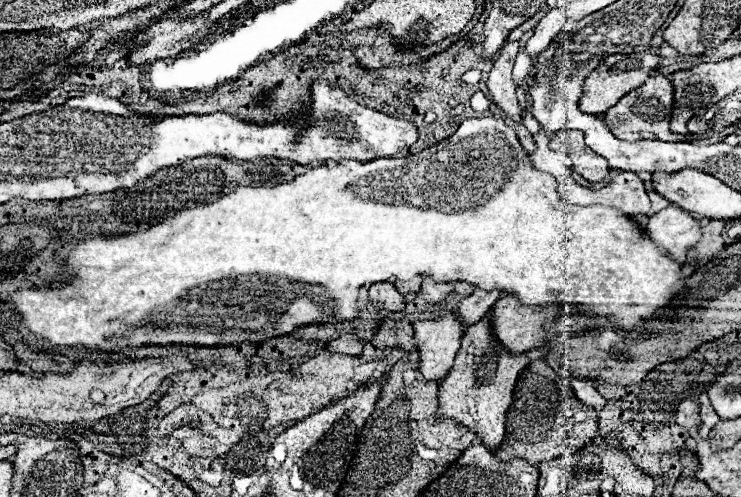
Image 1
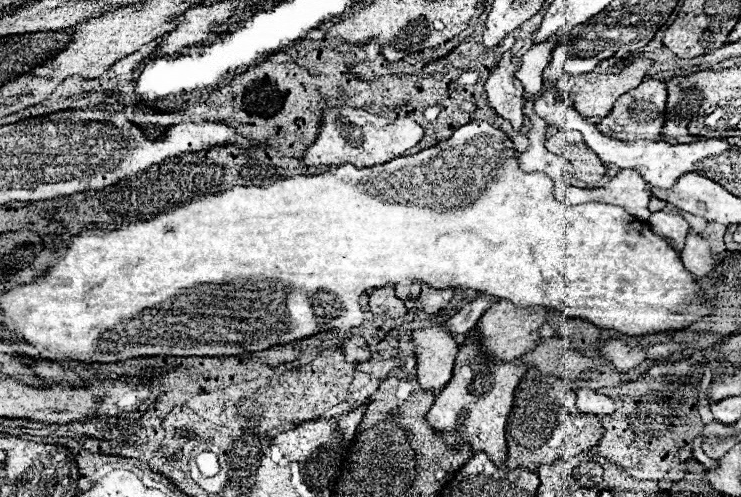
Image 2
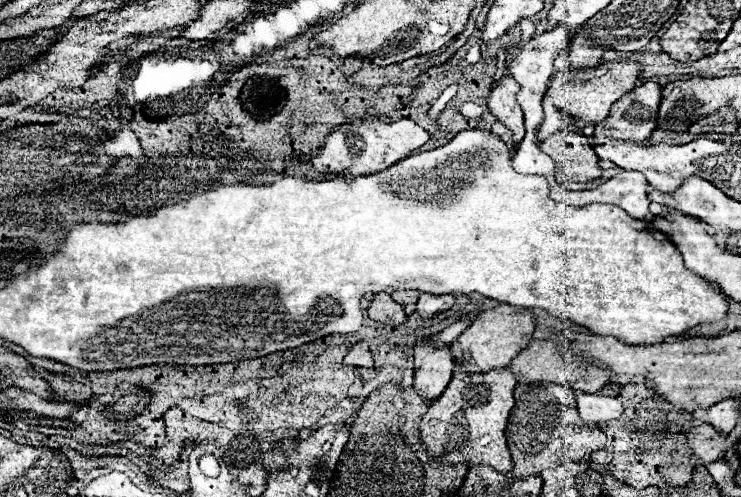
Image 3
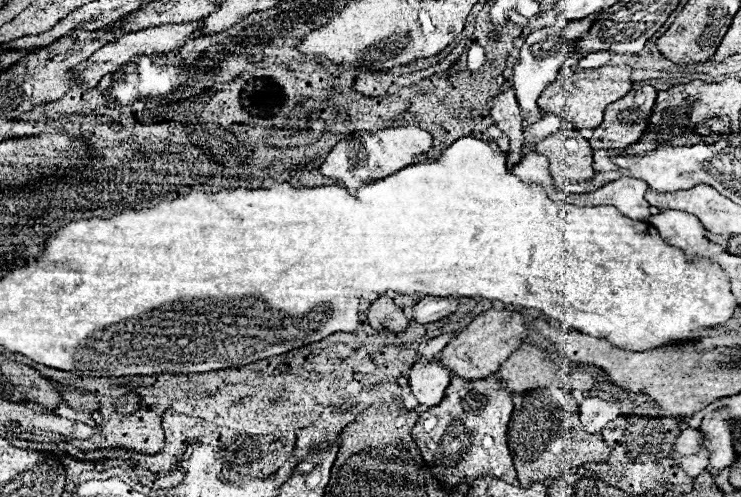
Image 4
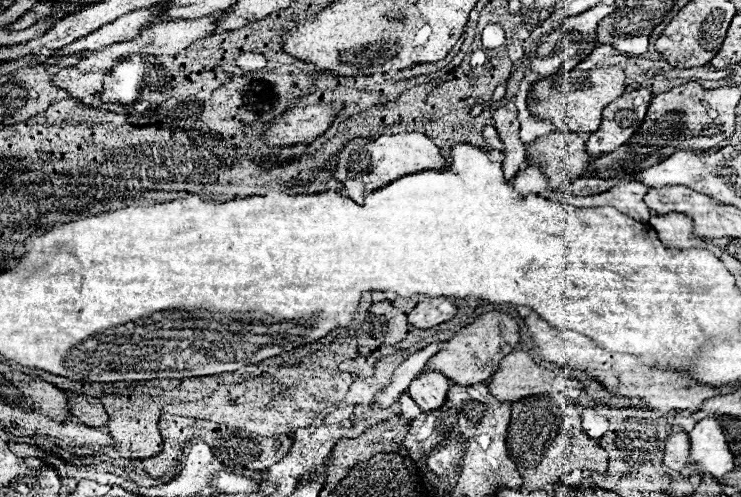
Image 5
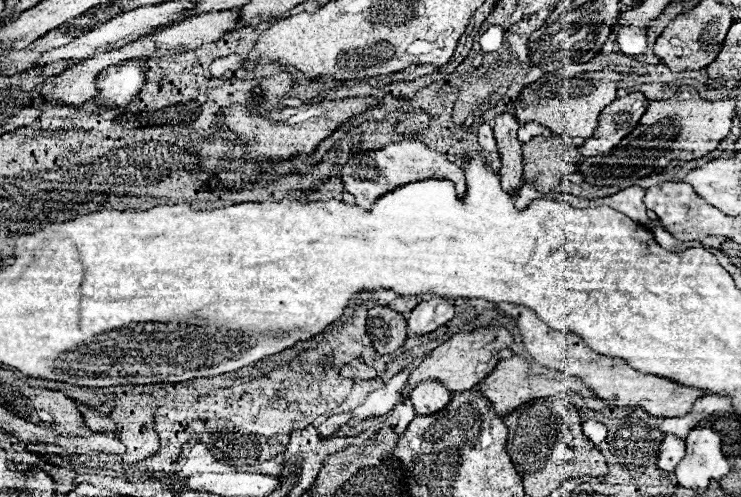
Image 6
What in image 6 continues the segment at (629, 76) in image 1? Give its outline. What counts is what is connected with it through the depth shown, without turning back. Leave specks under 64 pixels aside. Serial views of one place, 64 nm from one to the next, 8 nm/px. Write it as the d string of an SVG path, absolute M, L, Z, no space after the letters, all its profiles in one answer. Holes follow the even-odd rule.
M602 70L602 72L582 72L572 76L562 74L544 74L540 80L532 82L520 96L520 106L516 106L516 118L520 124L538 122L552 130L552 134L568 134L572 138L590 138L598 124L598 114L616 100L620 72Z

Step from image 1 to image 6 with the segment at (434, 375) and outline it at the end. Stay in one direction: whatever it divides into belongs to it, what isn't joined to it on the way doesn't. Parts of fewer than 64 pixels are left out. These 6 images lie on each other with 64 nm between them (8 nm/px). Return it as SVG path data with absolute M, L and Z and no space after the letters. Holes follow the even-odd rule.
M424 380L412 390L410 400L418 414L434 414L450 402L450 392L438 380Z

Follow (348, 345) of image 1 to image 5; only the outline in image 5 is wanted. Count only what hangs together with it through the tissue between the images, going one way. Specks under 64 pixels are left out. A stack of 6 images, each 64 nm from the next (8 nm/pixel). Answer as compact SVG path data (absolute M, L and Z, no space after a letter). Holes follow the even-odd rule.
M360 354L356 358L350 358L350 360L342 362L340 370L350 372L350 374L358 374L358 376L372 376L374 374L374 366L370 366L366 356L360 356Z

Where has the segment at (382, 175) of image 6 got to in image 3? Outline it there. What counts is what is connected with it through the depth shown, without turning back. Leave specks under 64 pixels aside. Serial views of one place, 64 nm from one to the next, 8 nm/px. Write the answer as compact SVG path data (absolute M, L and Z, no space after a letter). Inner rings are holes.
M402 118L398 122L380 122L380 120L348 120L346 124L336 126L326 138L324 144L318 148L318 152L310 158L310 164L324 172L344 172L350 170L352 174L374 174L380 170L390 168L398 160L404 160L410 156L412 150L420 148L428 142L428 132L412 122L410 118Z

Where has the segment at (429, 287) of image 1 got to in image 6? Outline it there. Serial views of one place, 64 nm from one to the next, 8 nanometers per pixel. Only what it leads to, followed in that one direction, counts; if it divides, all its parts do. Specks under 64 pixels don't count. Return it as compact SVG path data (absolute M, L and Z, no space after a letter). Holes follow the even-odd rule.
M432 298L420 302L408 316L408 328L414 334L428 334L454 318L454 304L446 298Z

